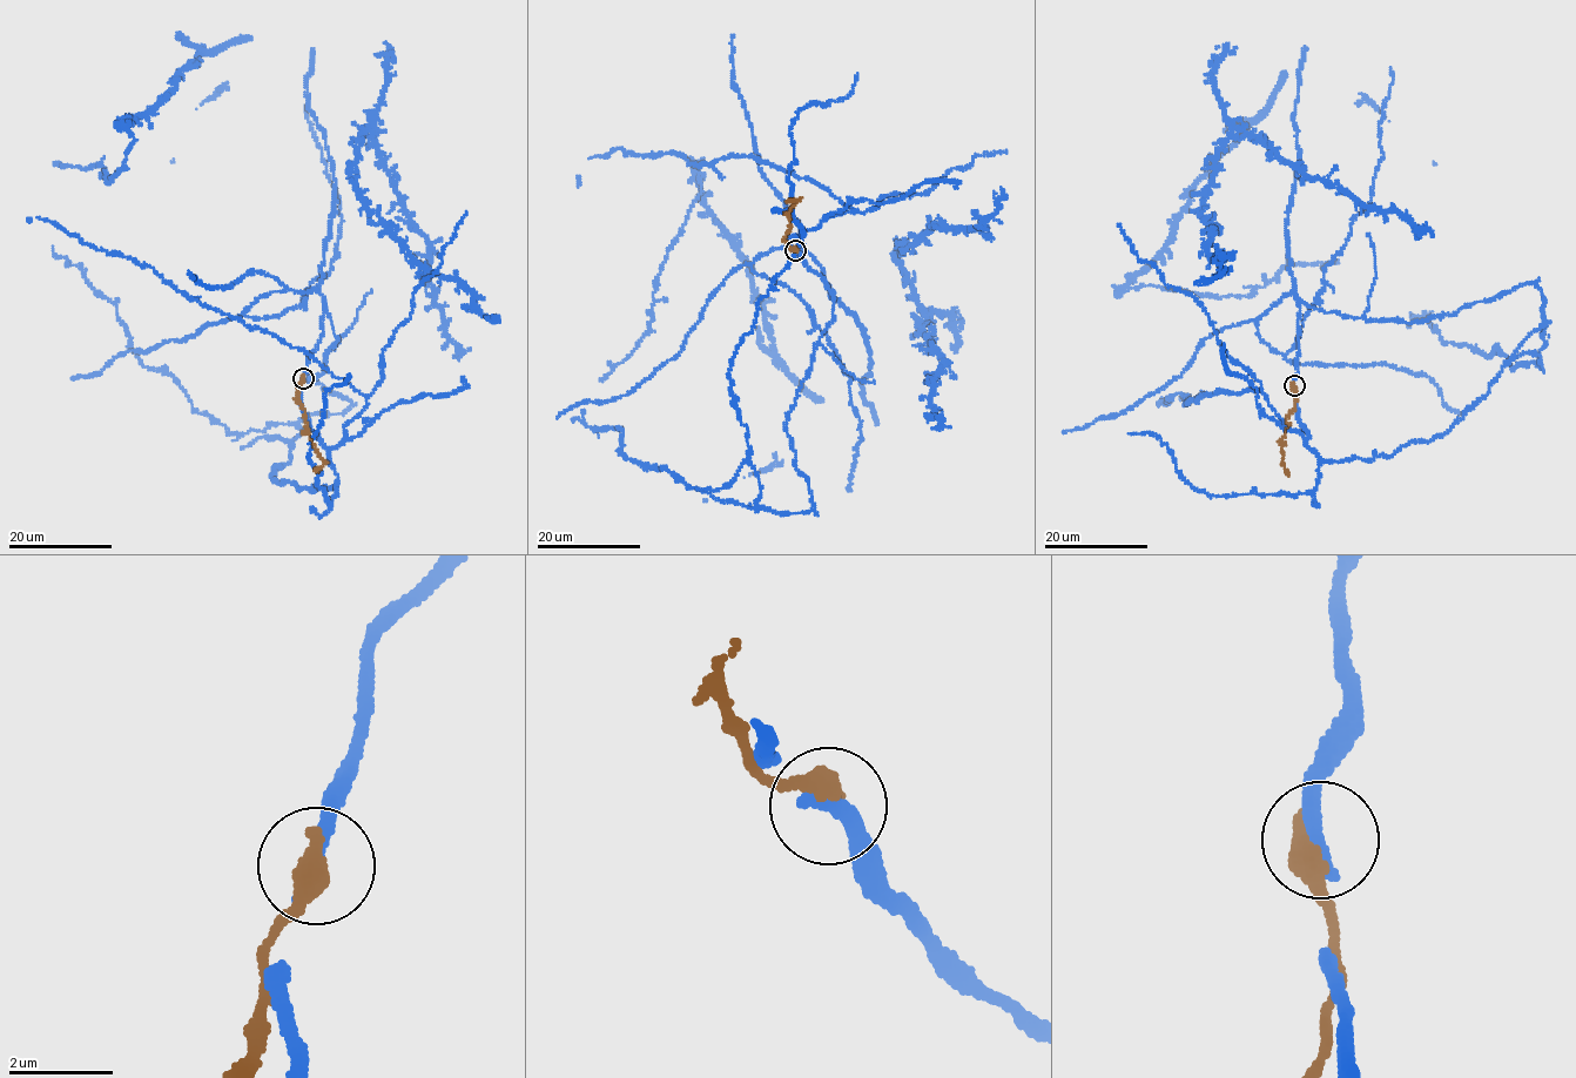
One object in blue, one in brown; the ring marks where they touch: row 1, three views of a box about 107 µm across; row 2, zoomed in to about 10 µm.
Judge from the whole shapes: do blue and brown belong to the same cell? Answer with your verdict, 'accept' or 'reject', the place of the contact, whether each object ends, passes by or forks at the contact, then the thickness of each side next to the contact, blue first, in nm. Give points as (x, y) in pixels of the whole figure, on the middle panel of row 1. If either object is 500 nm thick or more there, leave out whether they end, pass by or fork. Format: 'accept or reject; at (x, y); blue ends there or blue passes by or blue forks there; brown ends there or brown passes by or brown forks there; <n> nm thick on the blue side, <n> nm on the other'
reject; at (795, 250); 380 nm thick on the blue side, 500 nm on the other

